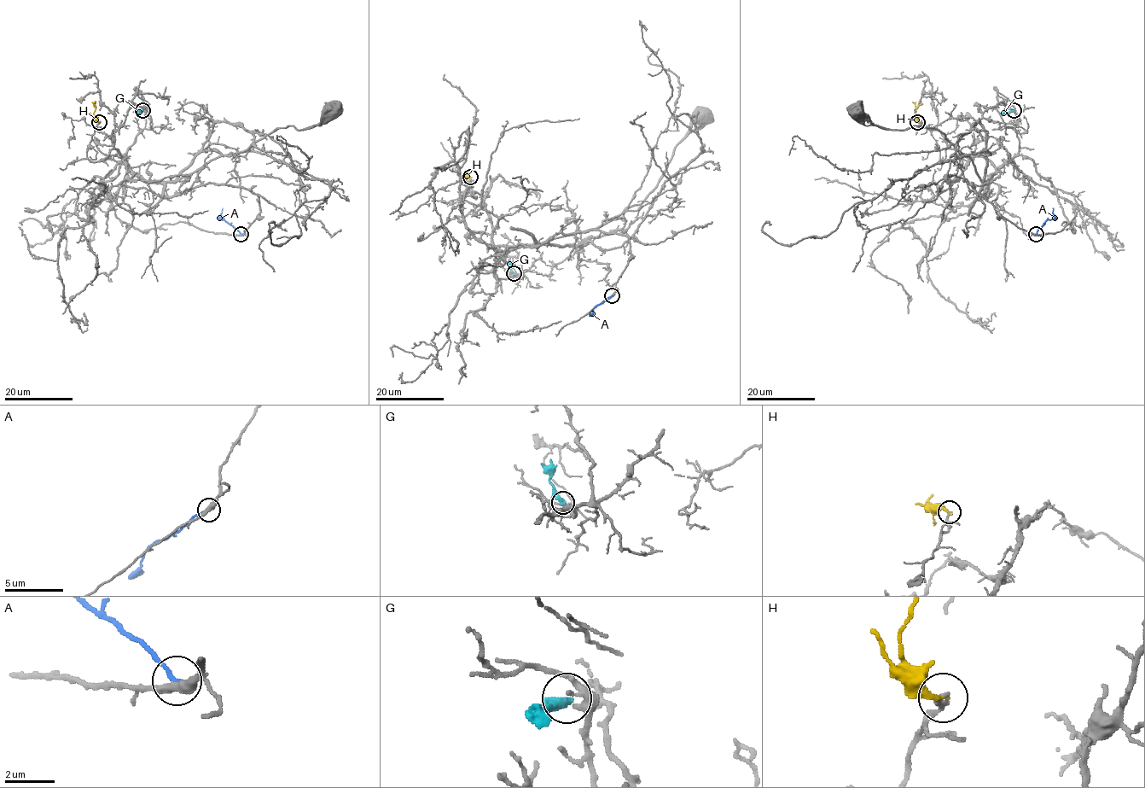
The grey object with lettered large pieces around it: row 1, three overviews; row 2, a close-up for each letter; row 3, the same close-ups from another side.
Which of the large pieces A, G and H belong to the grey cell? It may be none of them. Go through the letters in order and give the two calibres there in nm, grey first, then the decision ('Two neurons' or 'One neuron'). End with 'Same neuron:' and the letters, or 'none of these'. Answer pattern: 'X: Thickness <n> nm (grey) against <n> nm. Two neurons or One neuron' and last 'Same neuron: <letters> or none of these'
A: Thickness 400 nm (grey) against 170 nm. Two neurons
G: Thickness 180 nm (grey) against 400 nm. Two neurons
H: Thickness 200 nm (grey) against 240 nm. Two neurons
Same neuron: none of these

